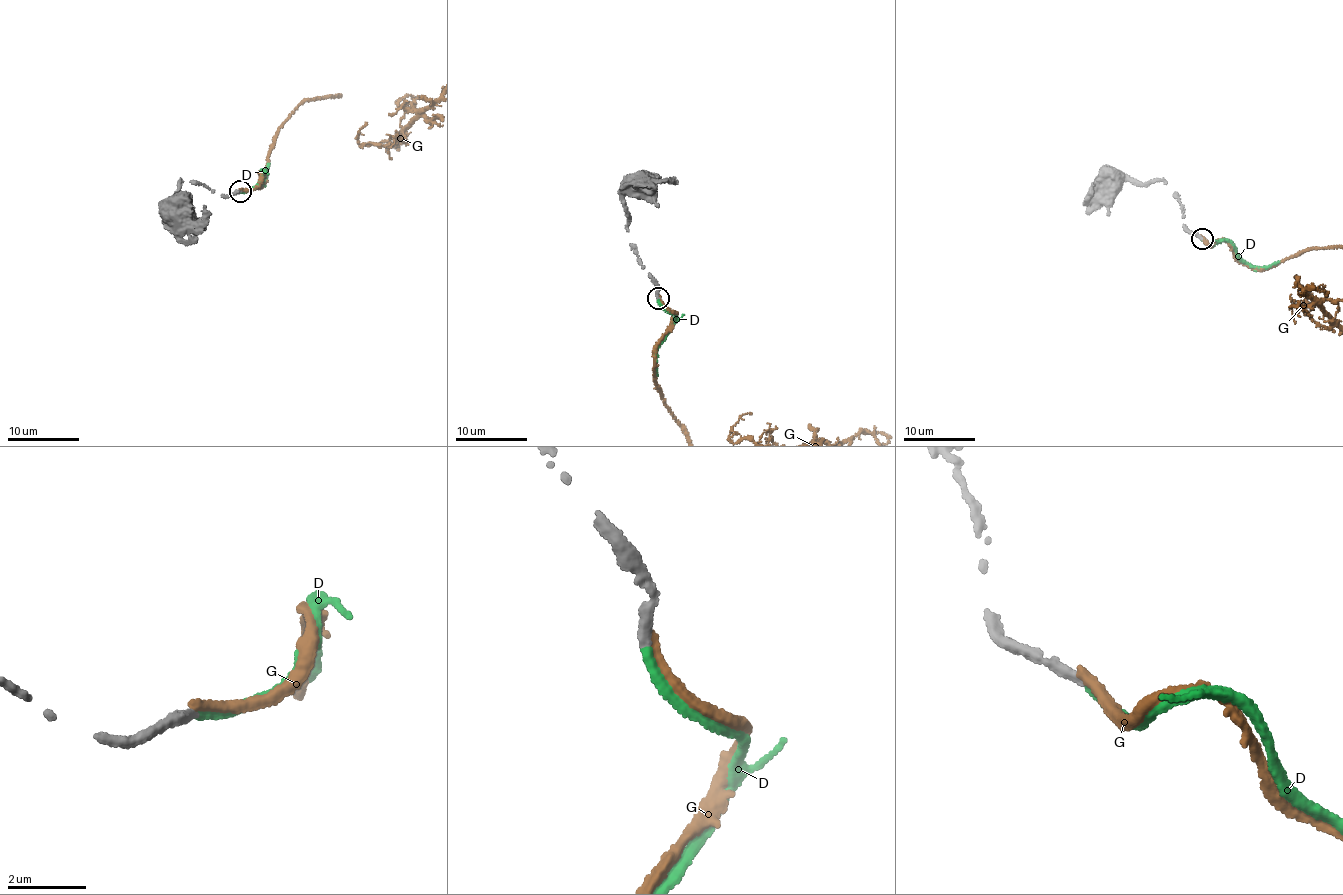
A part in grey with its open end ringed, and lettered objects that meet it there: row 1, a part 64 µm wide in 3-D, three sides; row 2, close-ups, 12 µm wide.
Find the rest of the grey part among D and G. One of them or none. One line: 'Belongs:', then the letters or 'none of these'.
Belongs: D

